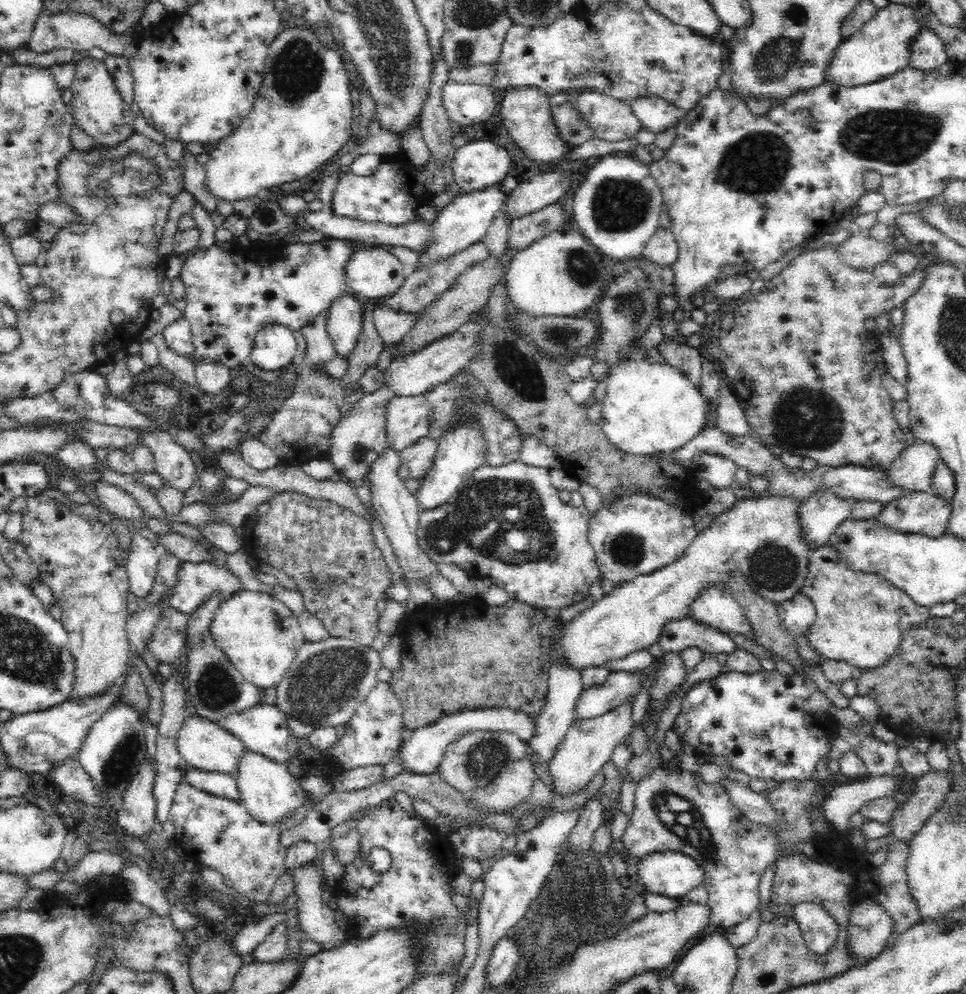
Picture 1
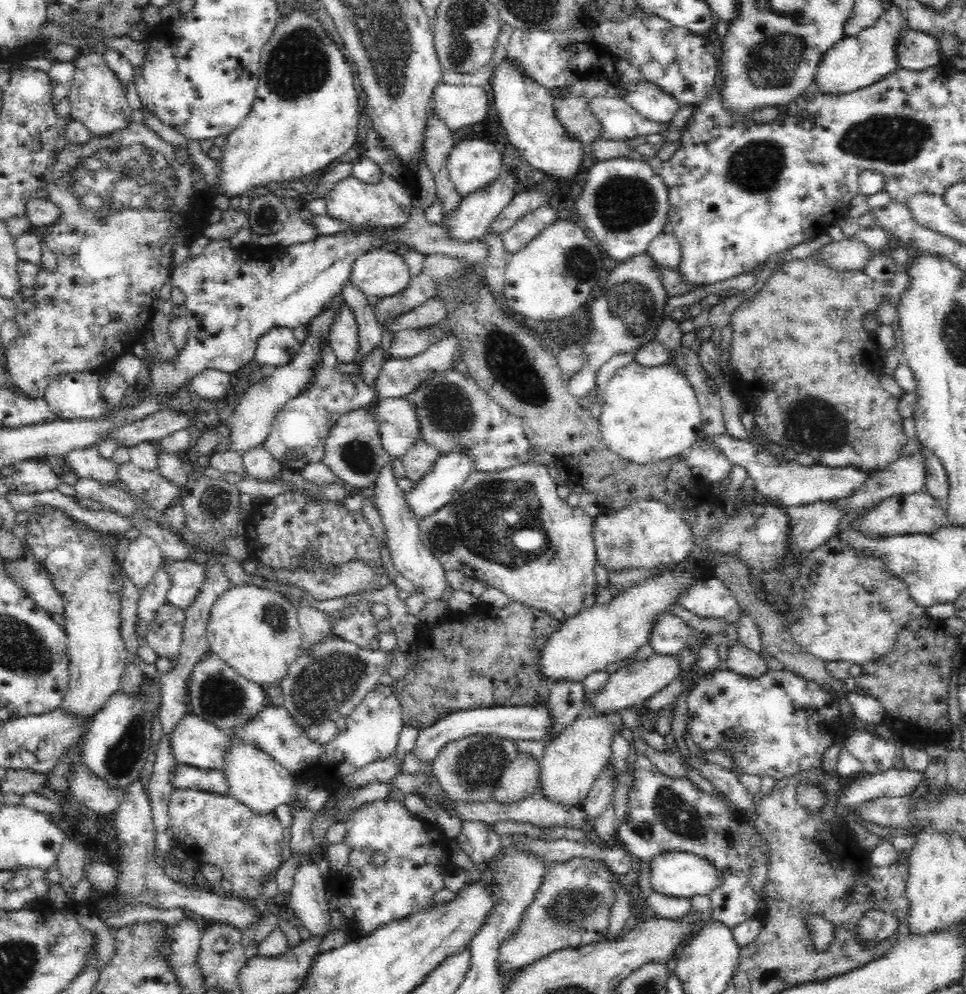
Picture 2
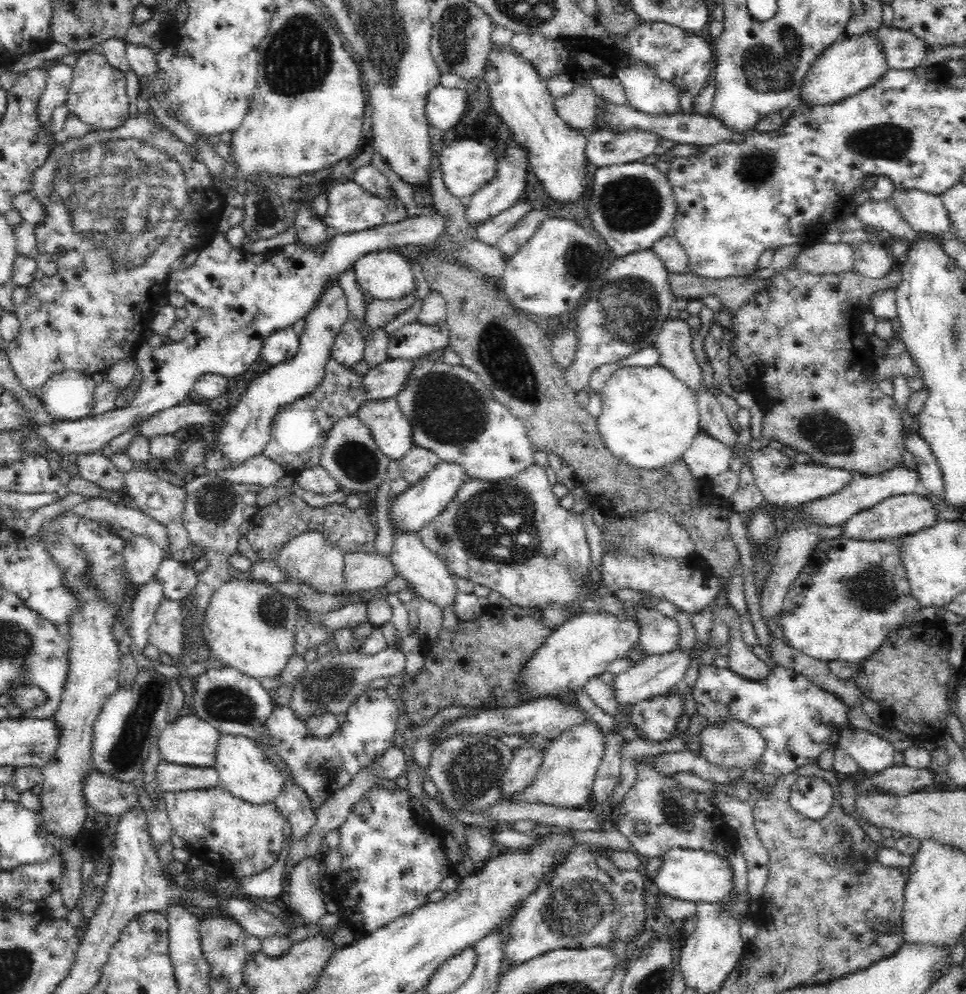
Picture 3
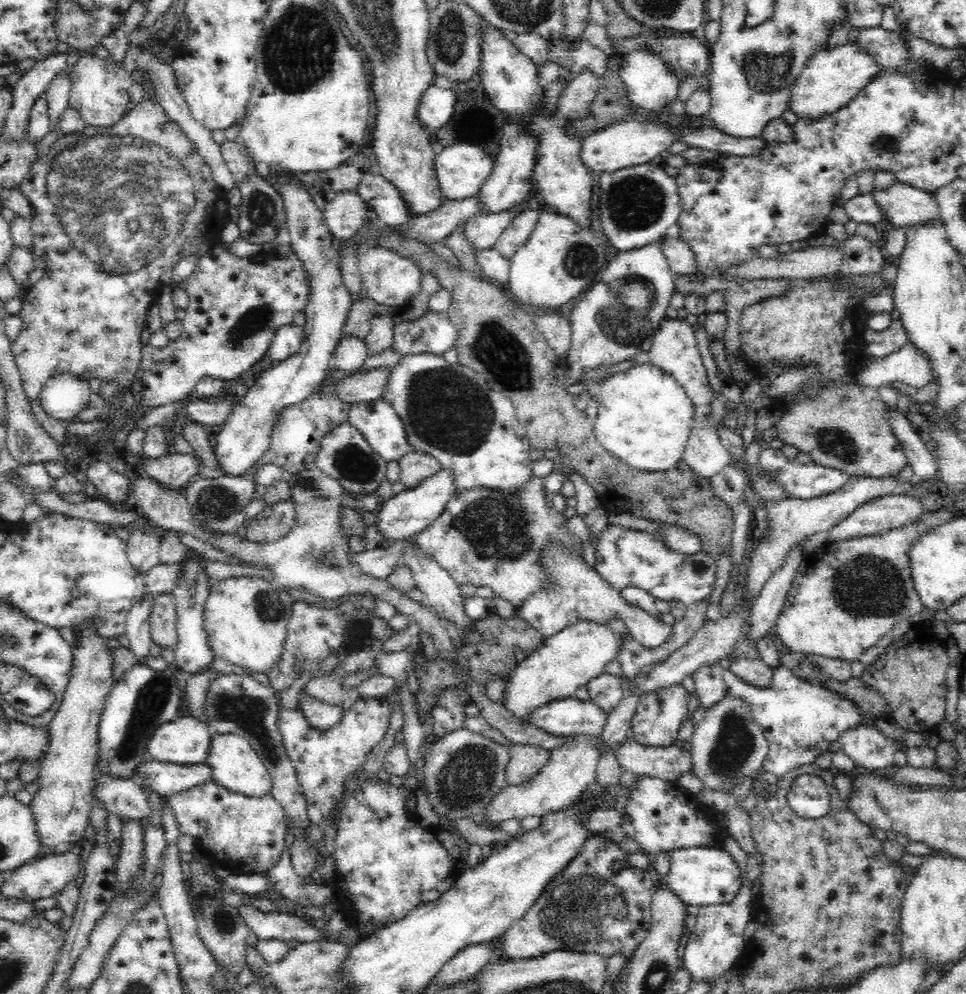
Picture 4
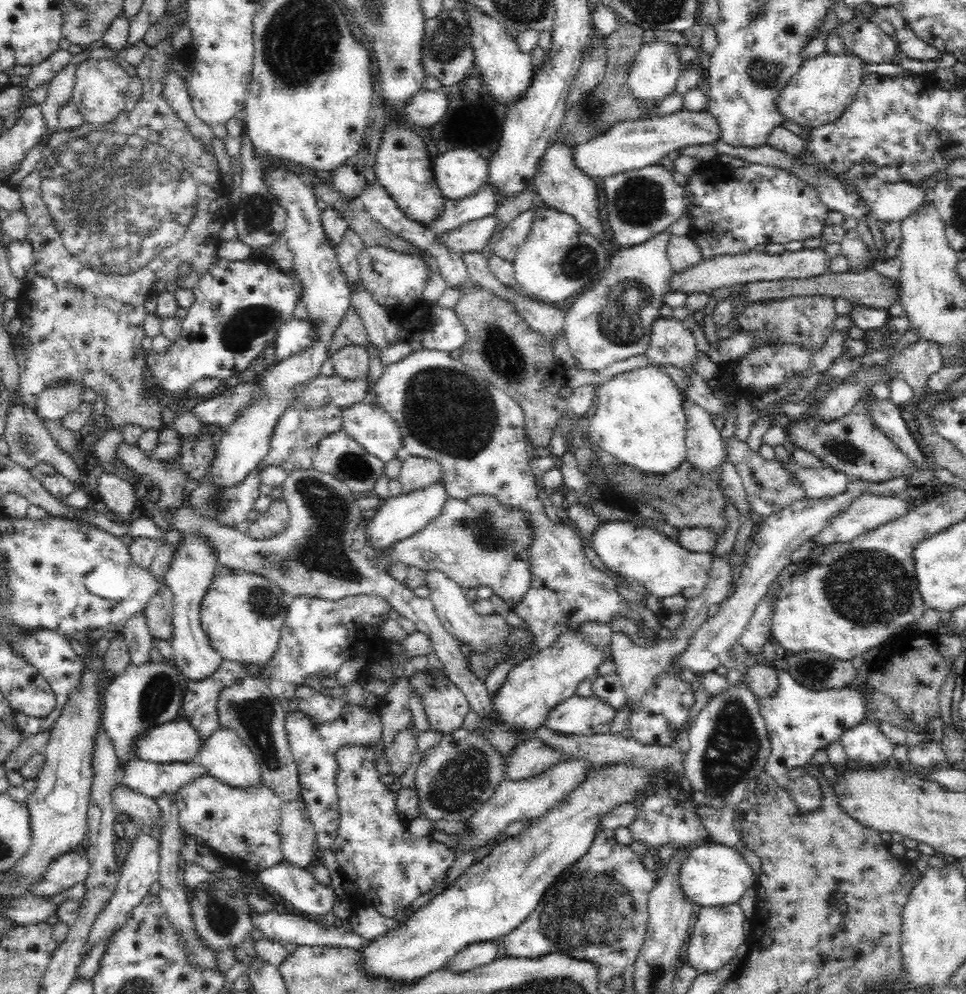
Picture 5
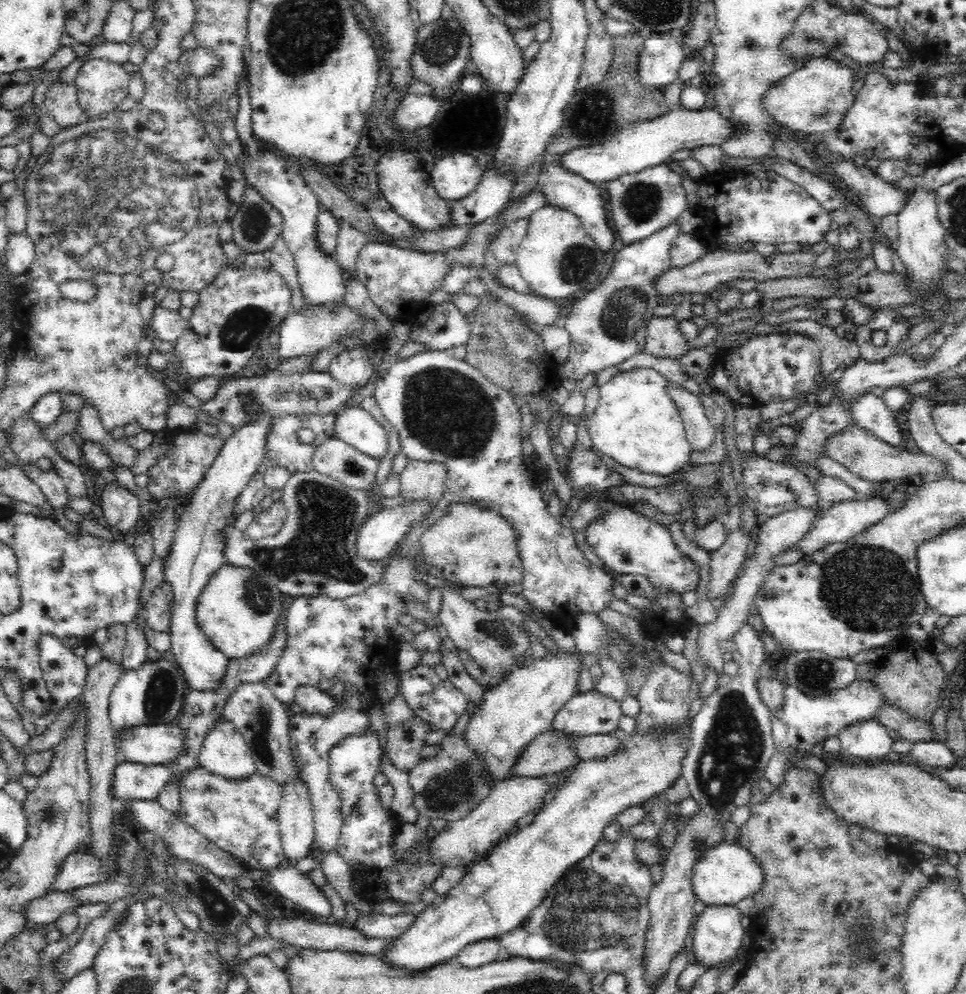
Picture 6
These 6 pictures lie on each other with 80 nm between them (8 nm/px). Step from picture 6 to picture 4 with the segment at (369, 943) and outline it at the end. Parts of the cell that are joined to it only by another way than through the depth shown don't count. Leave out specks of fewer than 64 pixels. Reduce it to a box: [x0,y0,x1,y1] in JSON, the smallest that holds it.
[237,903,325,943]

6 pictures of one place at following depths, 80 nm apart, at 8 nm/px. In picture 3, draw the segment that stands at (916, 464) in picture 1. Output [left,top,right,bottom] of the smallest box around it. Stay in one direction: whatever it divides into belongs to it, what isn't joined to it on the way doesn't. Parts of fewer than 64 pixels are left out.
[798,463,920,526]

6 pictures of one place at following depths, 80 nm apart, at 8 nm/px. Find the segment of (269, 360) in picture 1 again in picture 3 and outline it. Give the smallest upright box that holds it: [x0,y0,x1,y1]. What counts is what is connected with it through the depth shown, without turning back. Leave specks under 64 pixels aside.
[259,327,299,367]

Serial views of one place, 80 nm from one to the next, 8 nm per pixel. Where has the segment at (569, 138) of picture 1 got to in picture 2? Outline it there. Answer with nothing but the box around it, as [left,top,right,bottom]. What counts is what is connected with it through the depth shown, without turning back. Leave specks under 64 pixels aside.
[553,96,600,145]

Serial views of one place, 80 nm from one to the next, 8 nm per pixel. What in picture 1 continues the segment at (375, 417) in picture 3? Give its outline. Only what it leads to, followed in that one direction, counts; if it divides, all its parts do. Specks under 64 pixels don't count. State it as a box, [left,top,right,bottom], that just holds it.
[387,396,434,452]

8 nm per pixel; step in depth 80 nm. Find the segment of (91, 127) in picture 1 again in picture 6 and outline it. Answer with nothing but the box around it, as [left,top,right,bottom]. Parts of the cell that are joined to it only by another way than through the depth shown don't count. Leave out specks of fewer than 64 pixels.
[74,58,129,120]

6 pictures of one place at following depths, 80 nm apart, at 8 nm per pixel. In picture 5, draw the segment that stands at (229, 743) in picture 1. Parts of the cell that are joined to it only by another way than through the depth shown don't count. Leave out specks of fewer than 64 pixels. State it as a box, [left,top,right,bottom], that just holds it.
[136,717,204,763]

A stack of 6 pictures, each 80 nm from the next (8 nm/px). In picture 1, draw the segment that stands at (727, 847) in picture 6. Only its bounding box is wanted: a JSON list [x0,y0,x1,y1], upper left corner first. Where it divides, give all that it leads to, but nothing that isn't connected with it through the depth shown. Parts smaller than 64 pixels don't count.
[636,852,704,900]

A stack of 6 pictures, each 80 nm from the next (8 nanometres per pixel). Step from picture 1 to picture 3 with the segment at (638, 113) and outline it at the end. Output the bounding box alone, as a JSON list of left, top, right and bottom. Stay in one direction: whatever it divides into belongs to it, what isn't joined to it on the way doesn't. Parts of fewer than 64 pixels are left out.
[616,63,680,116]

